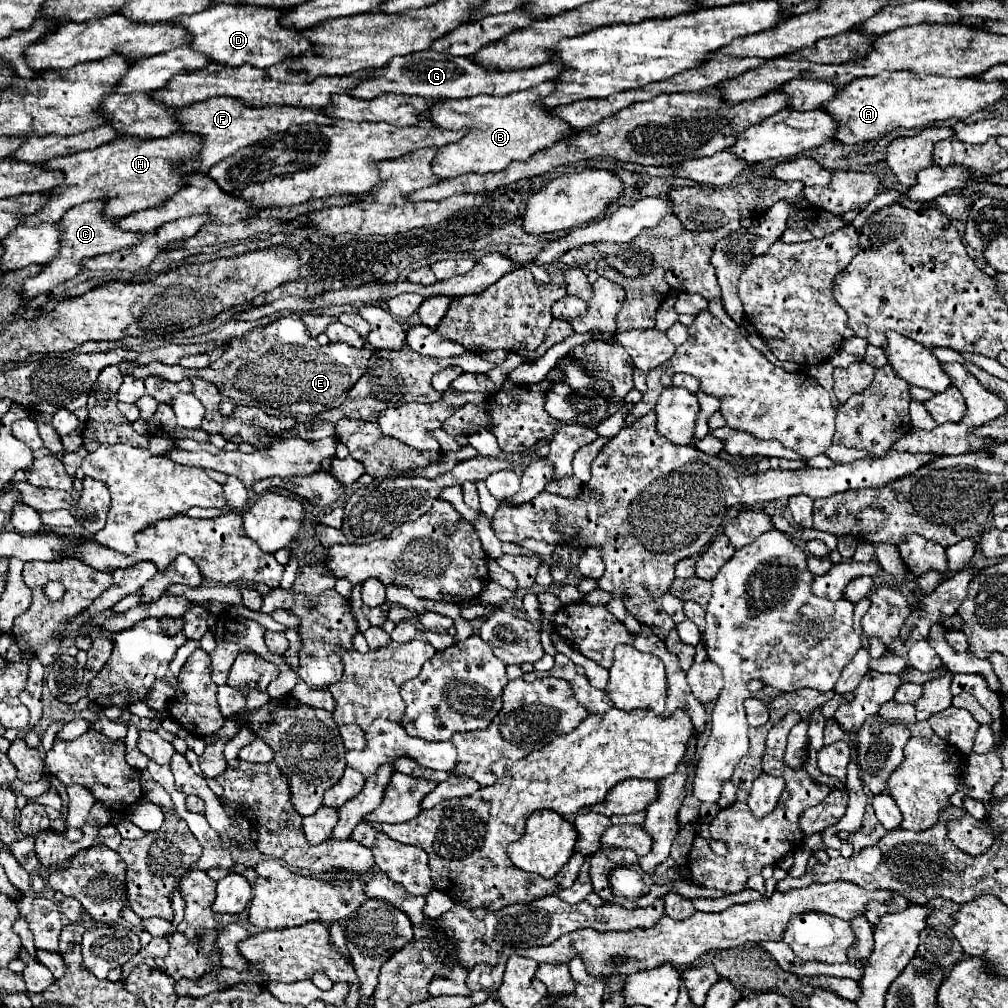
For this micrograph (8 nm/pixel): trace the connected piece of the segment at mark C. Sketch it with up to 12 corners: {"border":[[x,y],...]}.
{"border":[[103,201],[59,221],[59,255],[23,281],[35,299],[81,273],[81,261],[141,241],[101,215]]}

